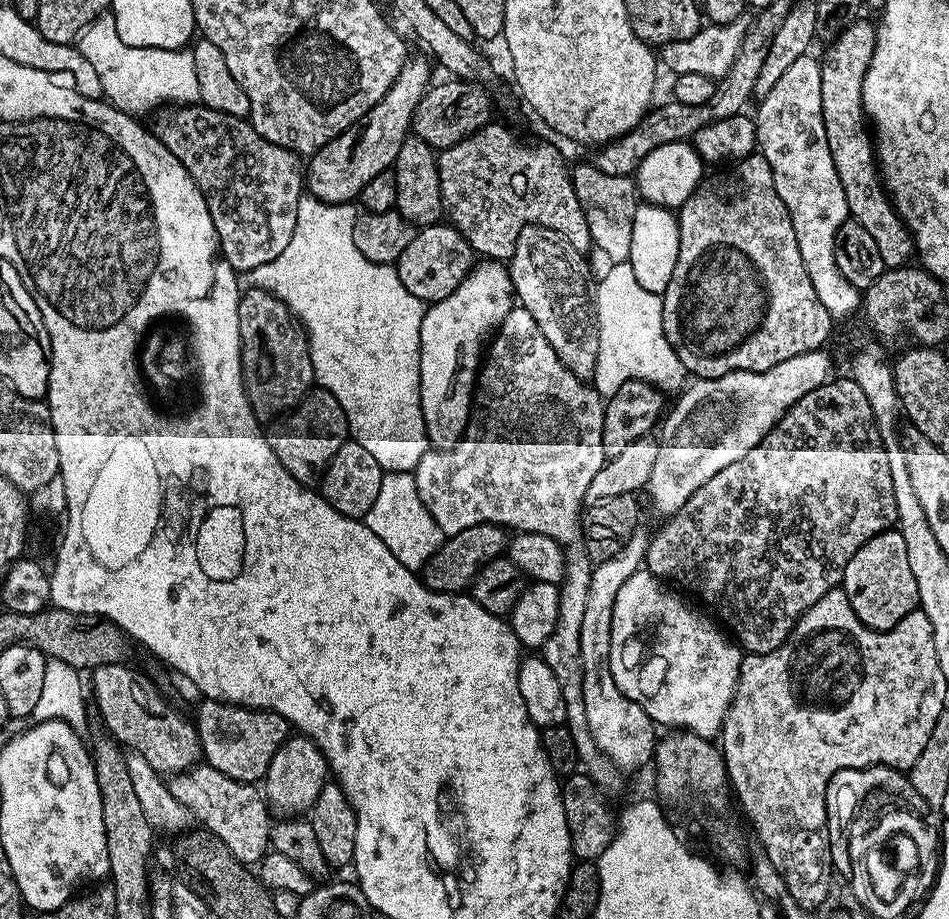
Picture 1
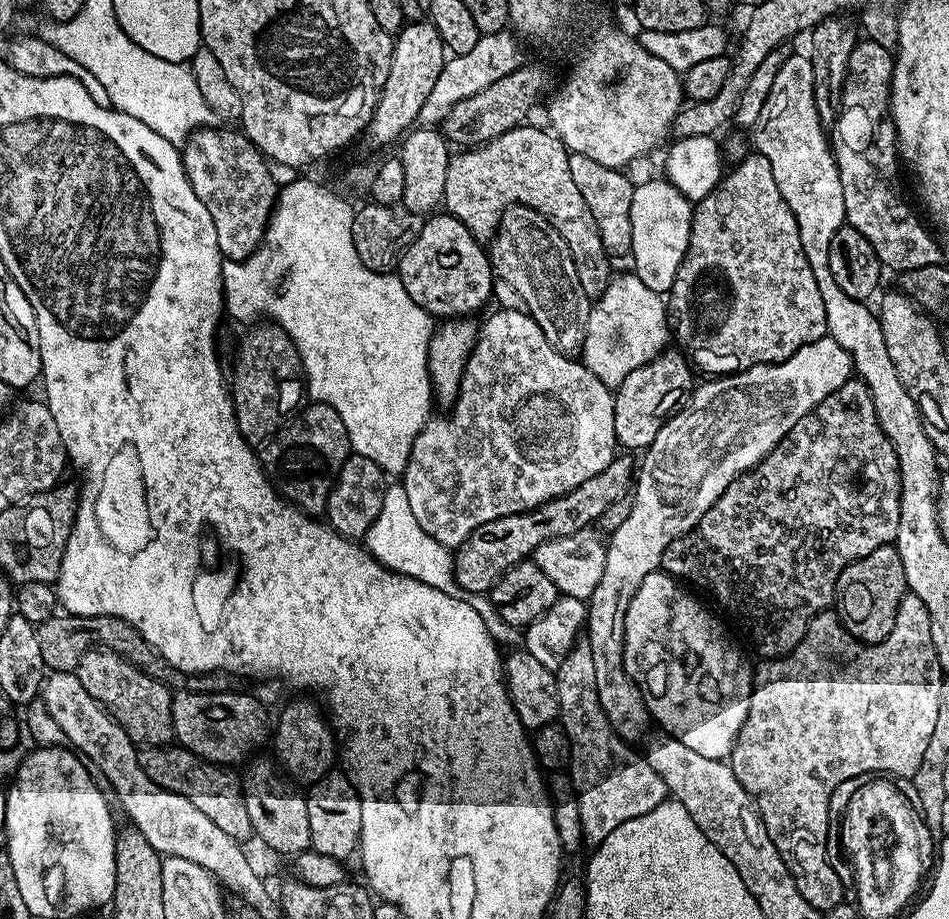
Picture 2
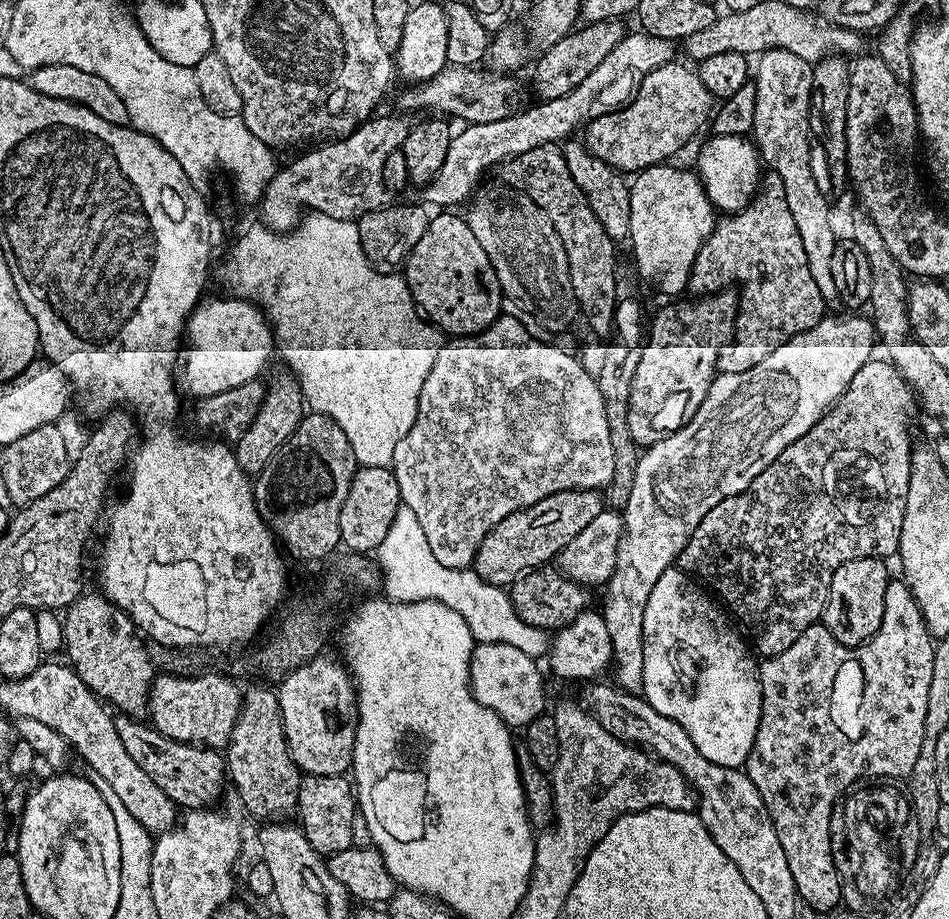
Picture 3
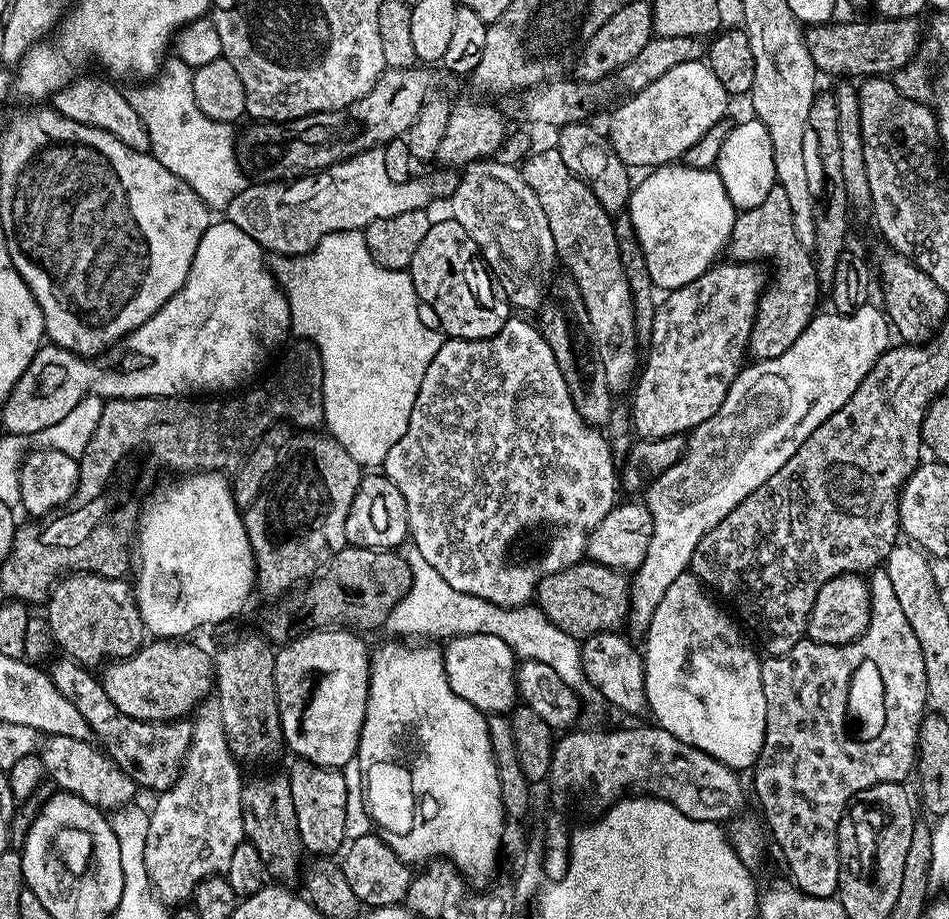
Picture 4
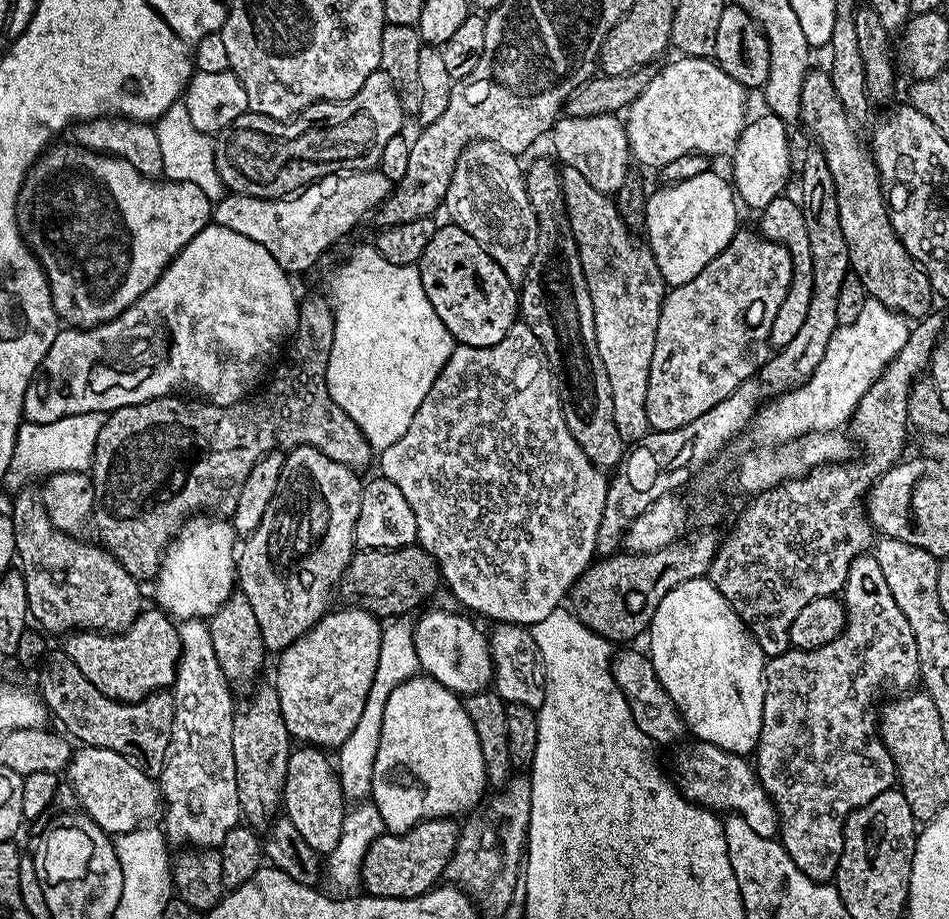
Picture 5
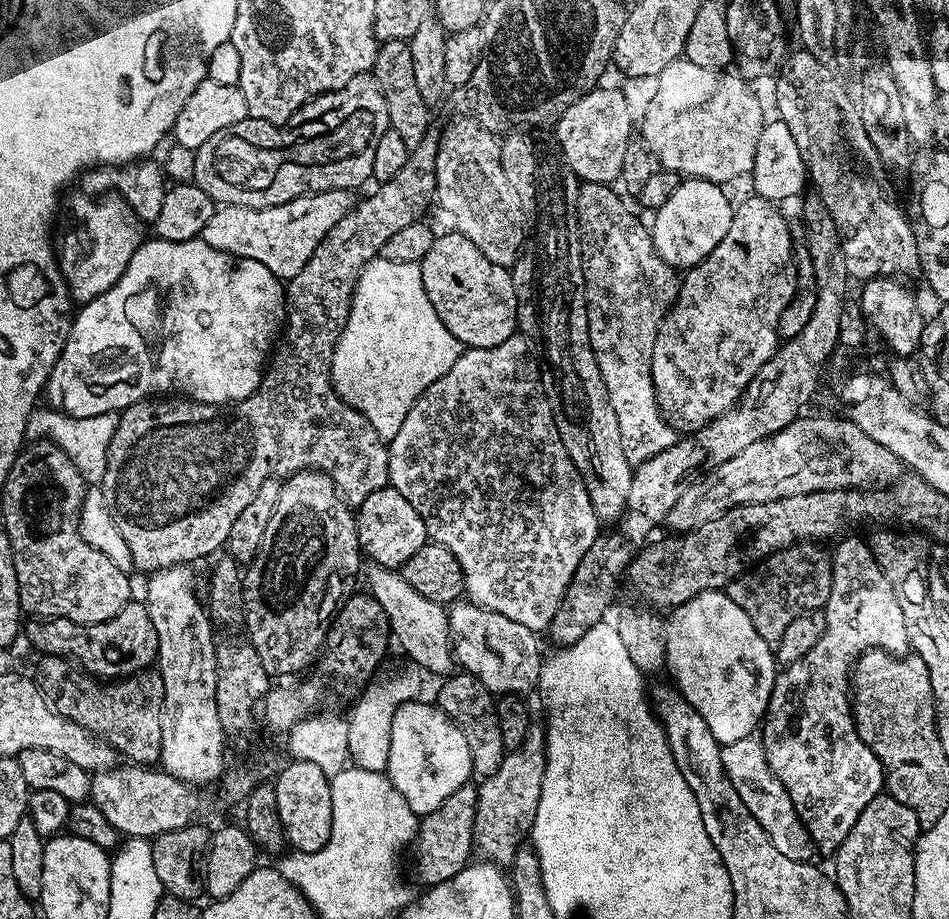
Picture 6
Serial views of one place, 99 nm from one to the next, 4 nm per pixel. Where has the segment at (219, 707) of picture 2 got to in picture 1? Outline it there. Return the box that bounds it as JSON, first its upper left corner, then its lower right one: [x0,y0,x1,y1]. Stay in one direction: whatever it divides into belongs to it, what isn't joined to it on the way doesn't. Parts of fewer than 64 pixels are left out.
[194,698,290,784]

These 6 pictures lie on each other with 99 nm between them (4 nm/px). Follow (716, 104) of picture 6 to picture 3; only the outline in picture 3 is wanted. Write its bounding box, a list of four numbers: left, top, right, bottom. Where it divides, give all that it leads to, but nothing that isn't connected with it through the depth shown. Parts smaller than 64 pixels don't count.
[587,63,710,174]

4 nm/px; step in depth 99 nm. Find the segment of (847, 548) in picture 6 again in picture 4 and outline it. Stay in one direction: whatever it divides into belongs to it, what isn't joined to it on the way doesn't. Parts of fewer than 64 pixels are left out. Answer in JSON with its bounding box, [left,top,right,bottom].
[754,566,929,898]

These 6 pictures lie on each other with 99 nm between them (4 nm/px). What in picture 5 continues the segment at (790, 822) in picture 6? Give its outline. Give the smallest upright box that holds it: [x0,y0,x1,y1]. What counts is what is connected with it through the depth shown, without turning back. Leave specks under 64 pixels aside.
[675,742,780,838]

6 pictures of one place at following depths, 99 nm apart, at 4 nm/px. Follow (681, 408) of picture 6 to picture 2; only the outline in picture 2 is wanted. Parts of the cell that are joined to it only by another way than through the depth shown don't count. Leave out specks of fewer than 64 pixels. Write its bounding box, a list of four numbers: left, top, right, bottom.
[614,354,693,449]

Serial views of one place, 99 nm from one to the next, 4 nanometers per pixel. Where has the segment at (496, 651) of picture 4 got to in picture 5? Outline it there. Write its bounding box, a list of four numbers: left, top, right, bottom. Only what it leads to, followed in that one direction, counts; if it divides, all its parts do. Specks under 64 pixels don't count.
[412,612,493,698]

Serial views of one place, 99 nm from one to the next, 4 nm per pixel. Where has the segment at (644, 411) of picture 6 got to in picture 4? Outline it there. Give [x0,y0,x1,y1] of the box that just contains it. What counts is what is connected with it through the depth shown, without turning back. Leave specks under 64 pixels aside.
[522,146,638,394]

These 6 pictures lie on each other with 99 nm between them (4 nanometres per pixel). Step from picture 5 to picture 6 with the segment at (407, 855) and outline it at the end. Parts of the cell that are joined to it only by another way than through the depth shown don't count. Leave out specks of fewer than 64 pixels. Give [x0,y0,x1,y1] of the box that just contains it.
[414,783,478,886]

